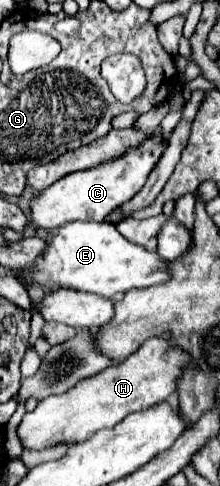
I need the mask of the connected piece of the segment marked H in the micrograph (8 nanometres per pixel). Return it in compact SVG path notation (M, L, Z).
M164 336L150 338L122 364L108 366L96 376L80 380L68 392L44 398L34 412L26 412L18 426L20 444L22 448L44 450L58 444L84 442L94 432L116 426L132 412L150 408L152 404L162 404L172 392L176 392L176 380L190 362L188 352L172 346Z

